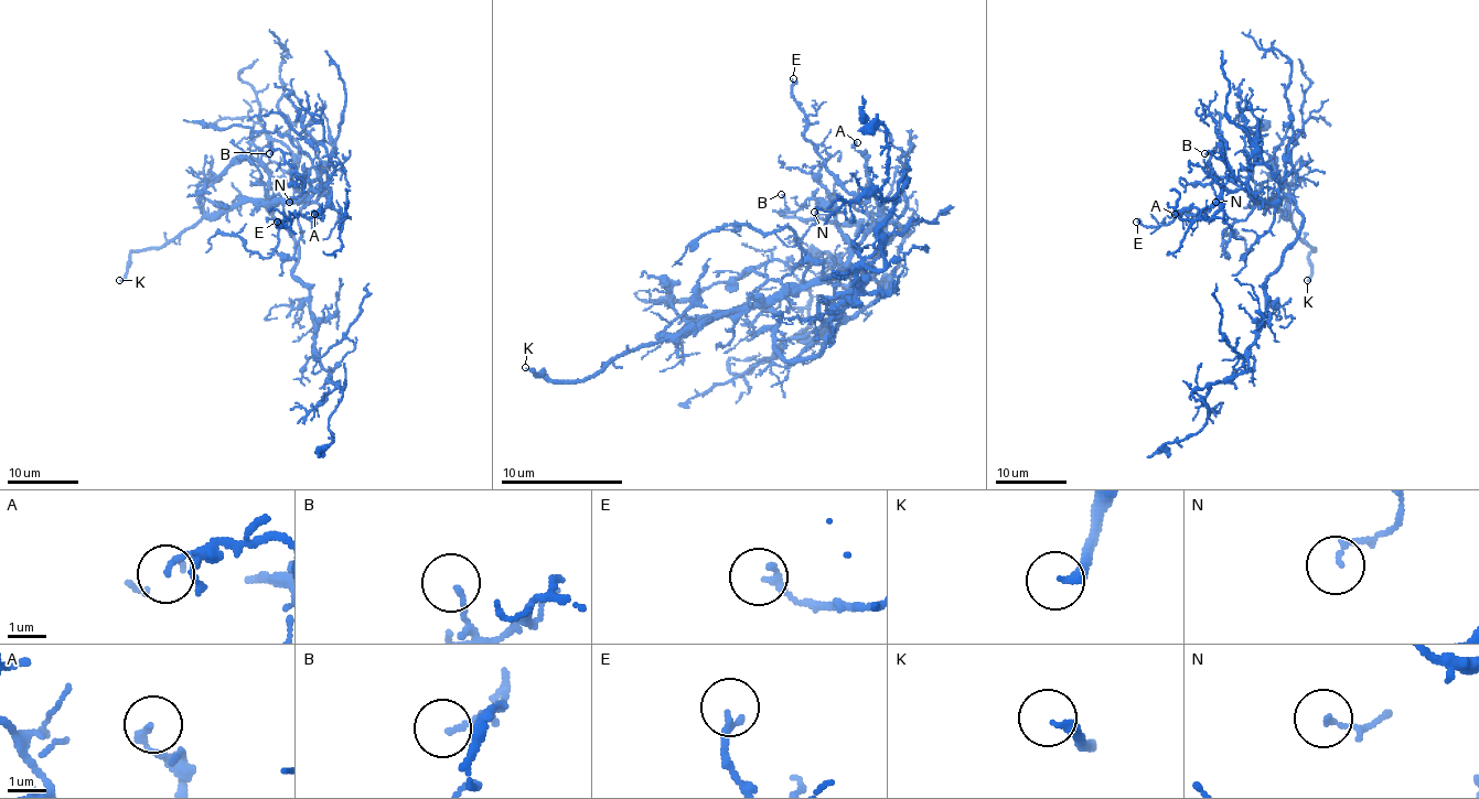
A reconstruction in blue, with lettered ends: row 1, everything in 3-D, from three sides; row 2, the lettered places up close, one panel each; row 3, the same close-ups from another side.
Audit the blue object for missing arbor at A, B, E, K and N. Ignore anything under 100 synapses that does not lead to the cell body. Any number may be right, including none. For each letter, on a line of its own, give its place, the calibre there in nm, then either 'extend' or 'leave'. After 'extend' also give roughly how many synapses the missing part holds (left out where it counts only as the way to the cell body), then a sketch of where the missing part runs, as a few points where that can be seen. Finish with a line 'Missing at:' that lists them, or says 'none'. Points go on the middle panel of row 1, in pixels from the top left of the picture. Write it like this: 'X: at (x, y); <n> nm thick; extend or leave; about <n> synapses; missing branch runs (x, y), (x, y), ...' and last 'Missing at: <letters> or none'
A: at (857, 142); 150 nm thick; leave
B: at (781, 194); 110 nm thick; leave
E: at (793, 78); 180 nm thick; leave
K: at (525, 367); 220 nm thick; extend
N: at (814, 212); 120 nm thick; leave
Missing at: K

